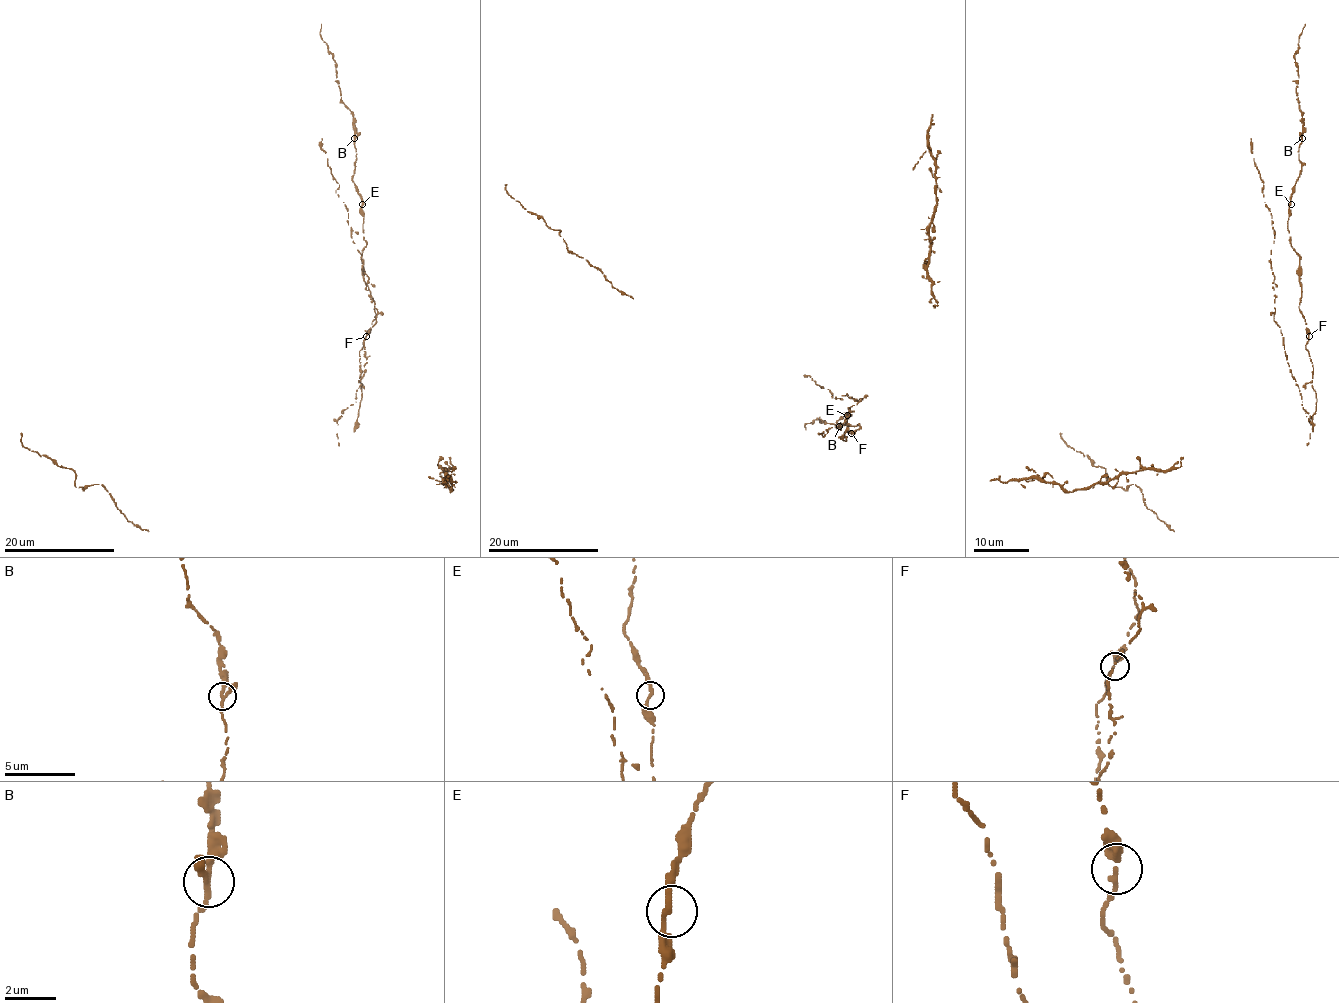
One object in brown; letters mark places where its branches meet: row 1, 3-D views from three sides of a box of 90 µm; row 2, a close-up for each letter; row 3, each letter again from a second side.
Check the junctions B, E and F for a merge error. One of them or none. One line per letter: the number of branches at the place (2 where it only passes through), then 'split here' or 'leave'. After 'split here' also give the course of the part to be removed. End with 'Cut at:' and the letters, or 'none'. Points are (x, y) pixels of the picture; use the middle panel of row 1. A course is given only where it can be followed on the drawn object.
B: 3 | leave
E: 2 | leave
F: 3 | leave
Cut at: none

